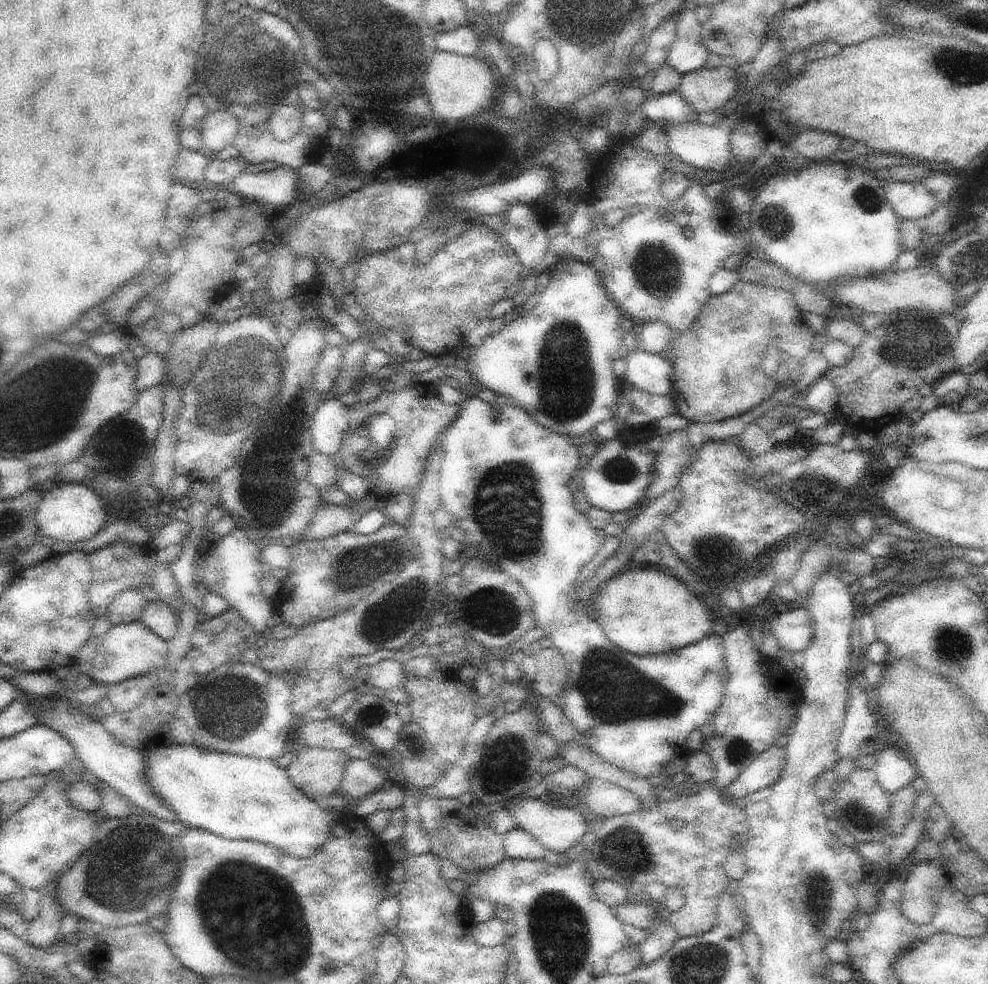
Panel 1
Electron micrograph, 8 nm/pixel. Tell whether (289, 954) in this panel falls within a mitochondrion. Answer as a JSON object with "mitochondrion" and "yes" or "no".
{"mitochondrion":"yes"}

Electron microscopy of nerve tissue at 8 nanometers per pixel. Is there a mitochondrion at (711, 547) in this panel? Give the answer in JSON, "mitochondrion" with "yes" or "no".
{"mitochondrion":"yes"}

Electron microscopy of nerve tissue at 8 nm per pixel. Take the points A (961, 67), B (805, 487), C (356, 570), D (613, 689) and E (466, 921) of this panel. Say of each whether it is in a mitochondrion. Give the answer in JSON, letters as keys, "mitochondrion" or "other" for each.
{"A":"mitochondrion","B":"mitochondrion","C":"mitochondrion","D":"mitochondrion","E":"other"}

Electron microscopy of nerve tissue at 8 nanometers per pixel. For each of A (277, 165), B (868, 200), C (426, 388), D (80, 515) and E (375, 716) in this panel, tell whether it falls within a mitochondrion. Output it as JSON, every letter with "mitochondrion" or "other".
{"A":"other","B":"mitochondrion","C":"other","D":"other","E":"mitochondrion"}

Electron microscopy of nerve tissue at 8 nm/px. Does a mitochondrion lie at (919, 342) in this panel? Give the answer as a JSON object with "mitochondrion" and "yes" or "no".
{"mitochondrion":"yes"}

